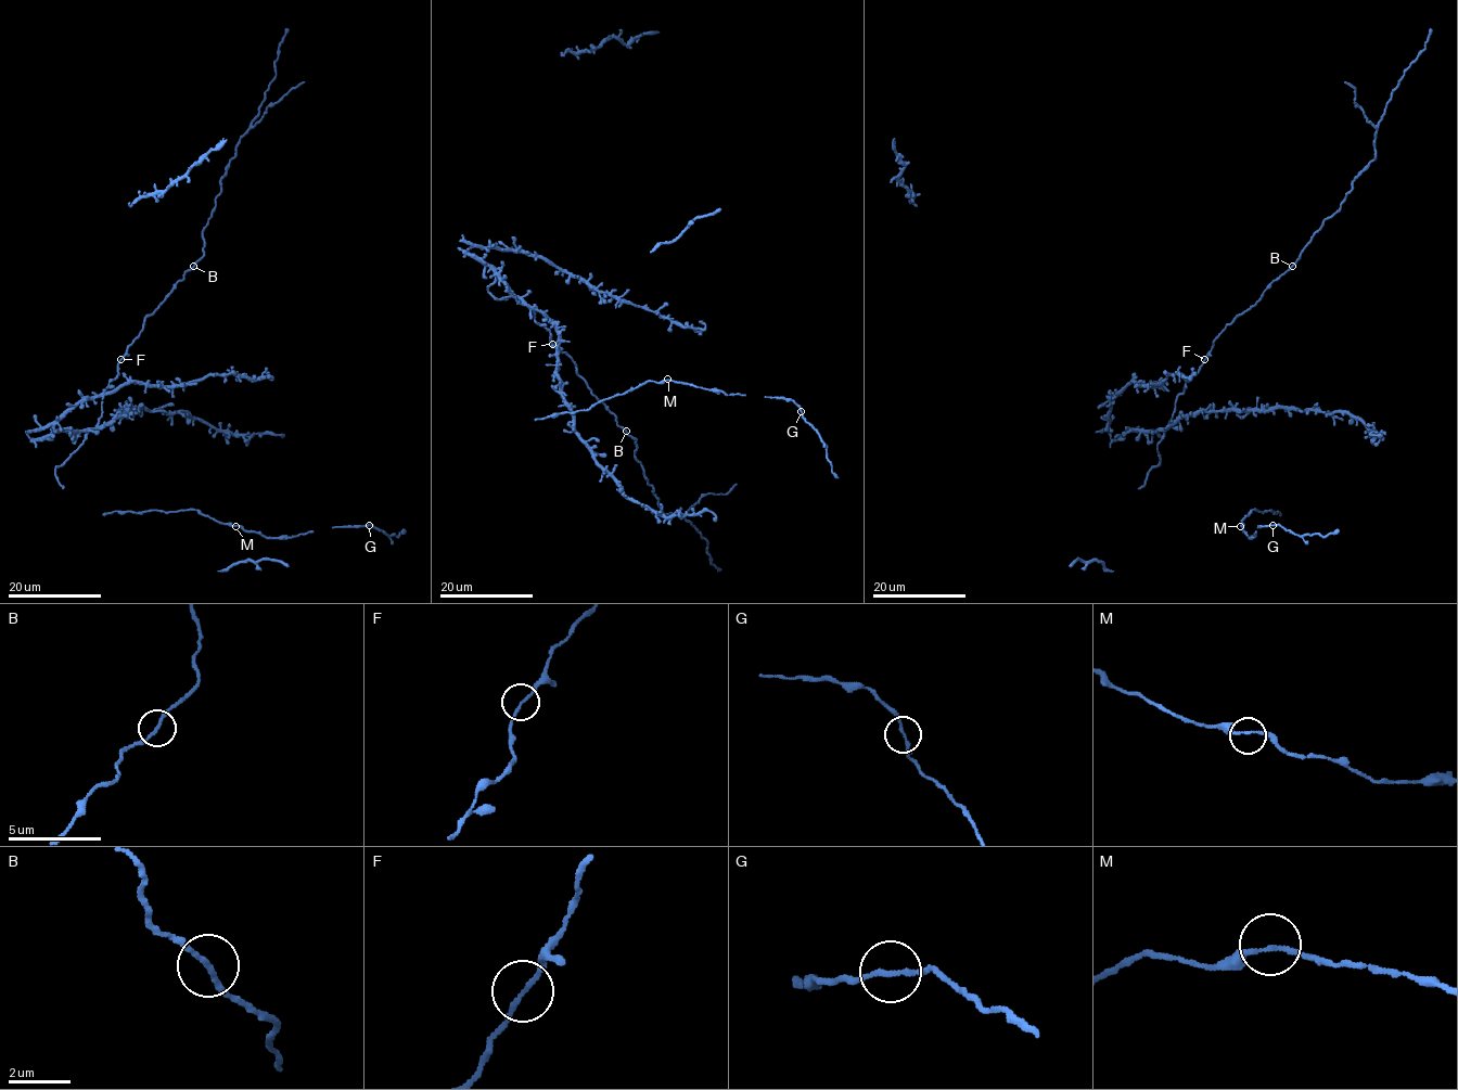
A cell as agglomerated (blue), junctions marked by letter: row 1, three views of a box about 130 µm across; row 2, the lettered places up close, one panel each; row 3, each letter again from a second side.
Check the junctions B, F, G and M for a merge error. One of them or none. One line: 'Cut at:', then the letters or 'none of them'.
Cut at: none of them

